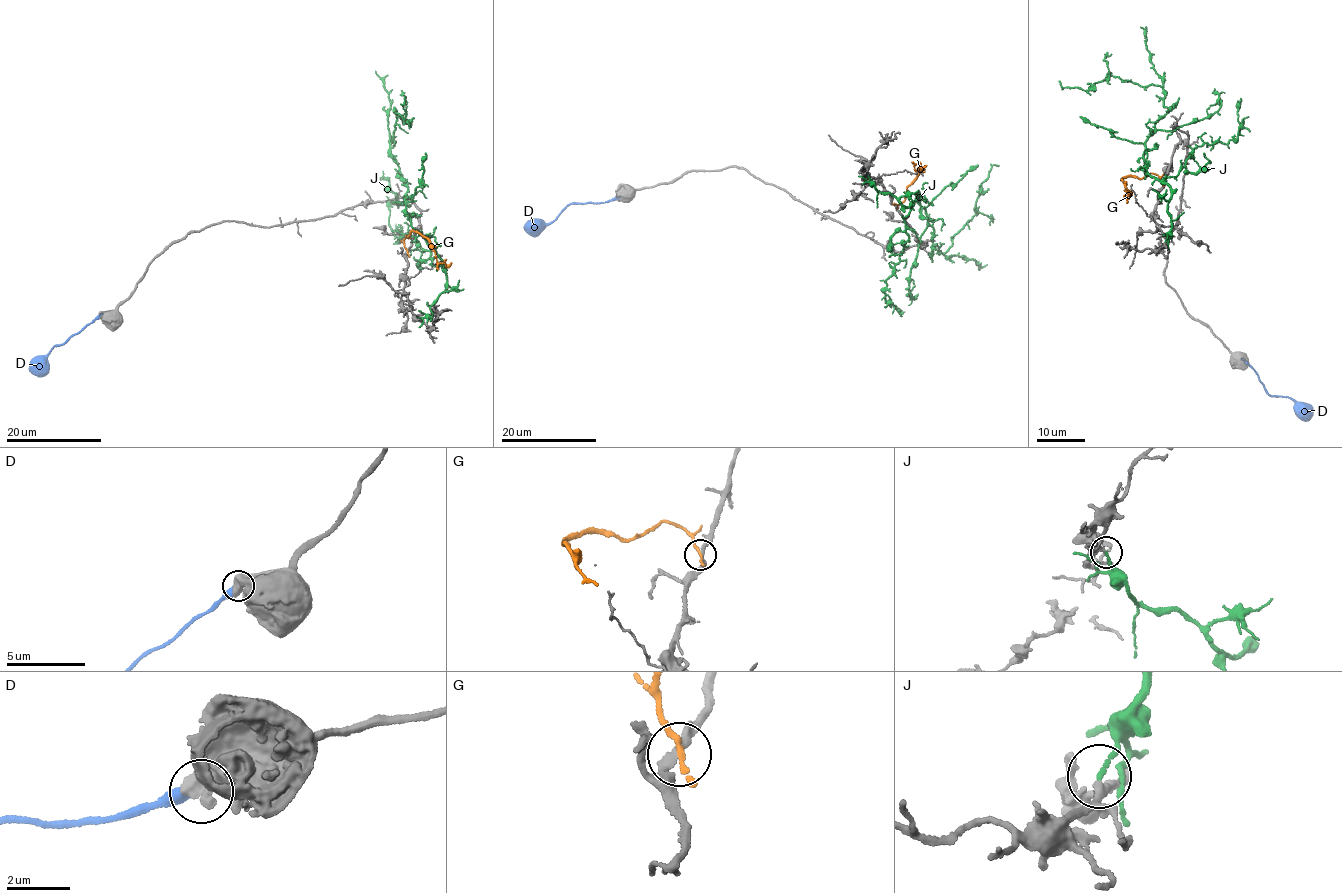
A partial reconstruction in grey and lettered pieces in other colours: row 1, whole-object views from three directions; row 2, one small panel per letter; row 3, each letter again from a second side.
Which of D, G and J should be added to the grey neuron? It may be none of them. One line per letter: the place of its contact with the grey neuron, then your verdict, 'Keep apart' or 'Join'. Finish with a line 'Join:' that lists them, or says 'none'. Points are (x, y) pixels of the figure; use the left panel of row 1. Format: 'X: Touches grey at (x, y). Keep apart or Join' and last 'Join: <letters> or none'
D: Touches grey at (100, 315). Keep apart
G: Touches grey at (407, 252). Keep apart
J: Touches grey at (427, 322). Keep apart
Join: none

